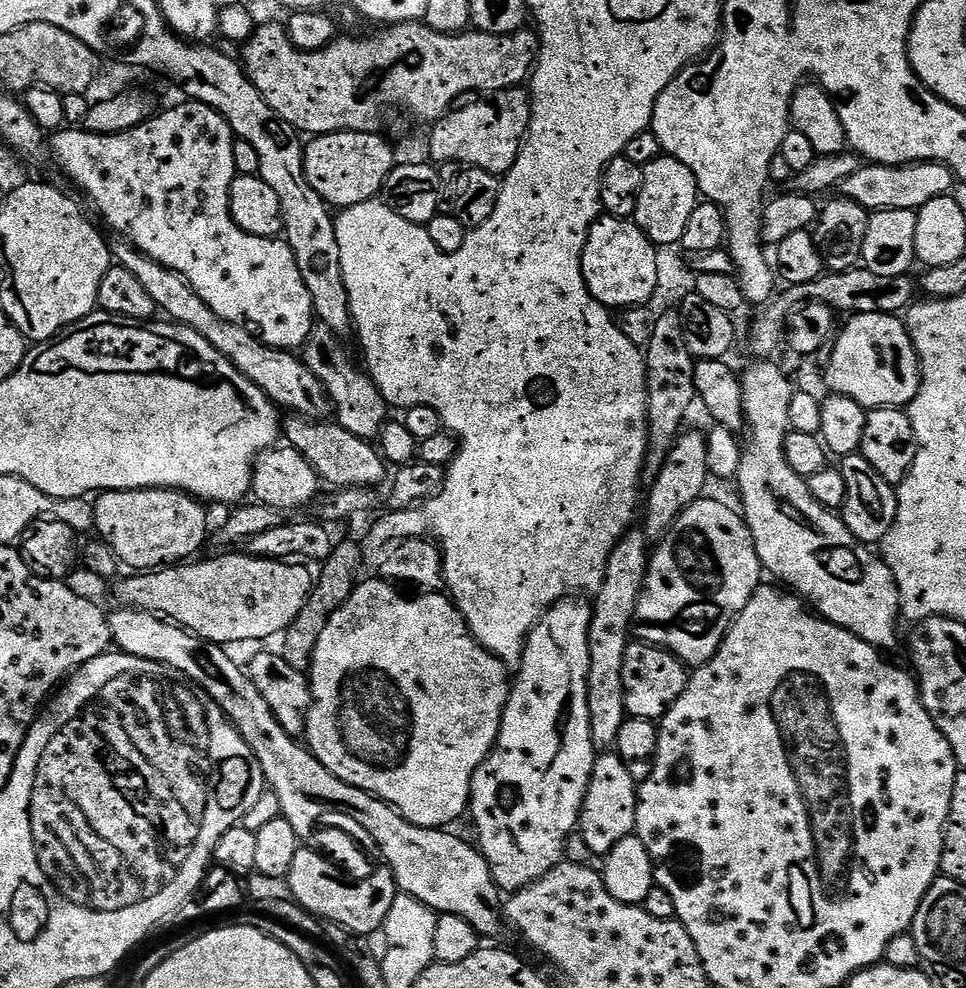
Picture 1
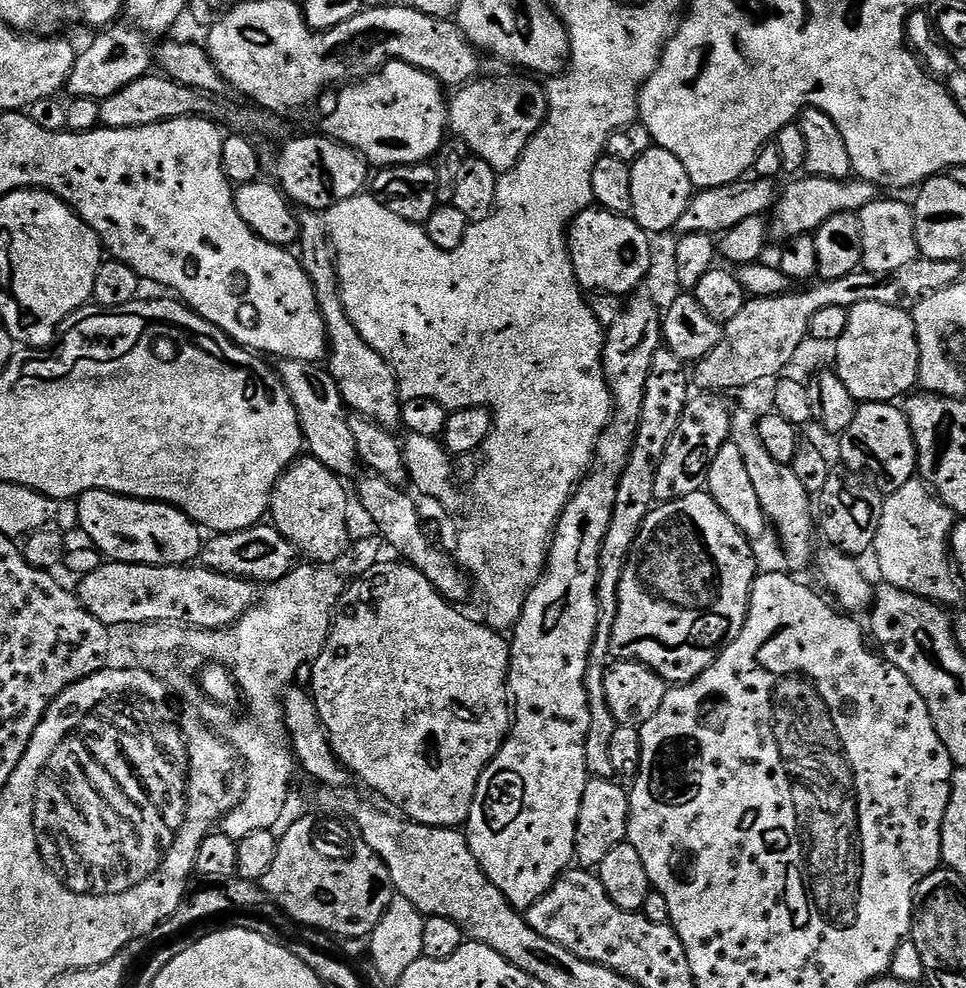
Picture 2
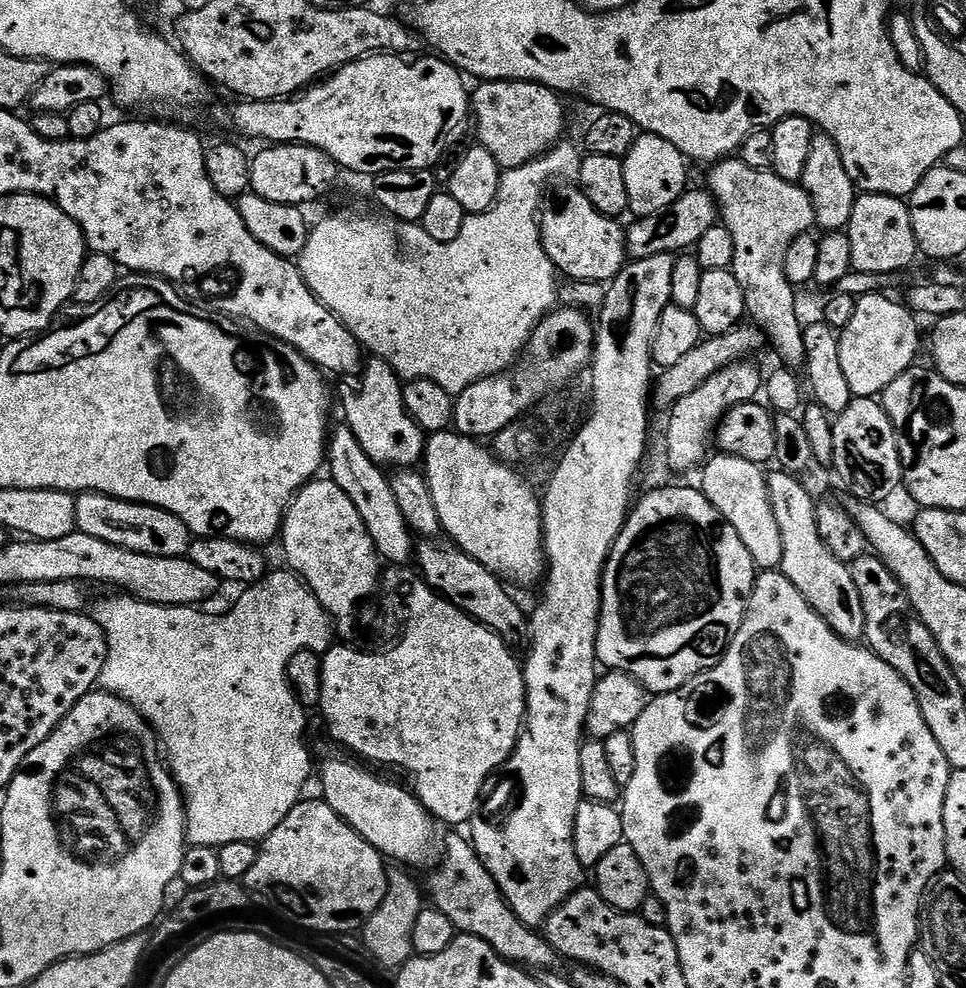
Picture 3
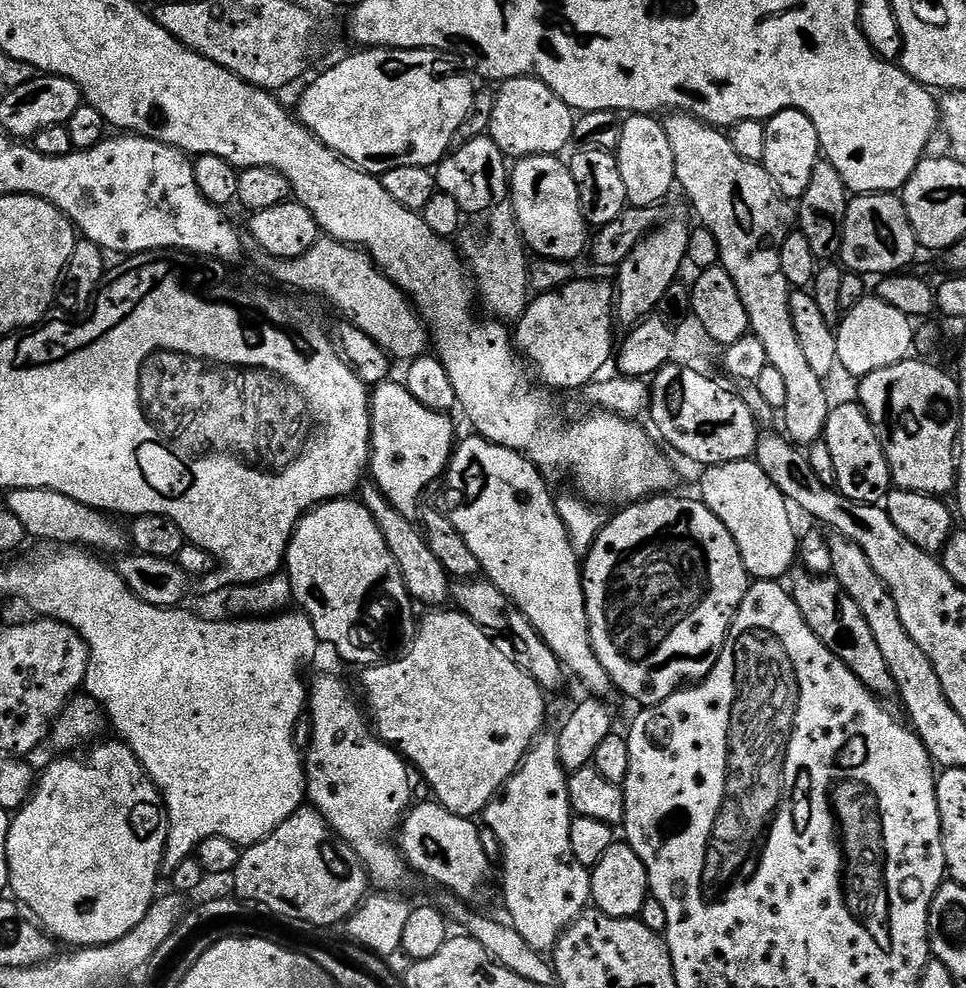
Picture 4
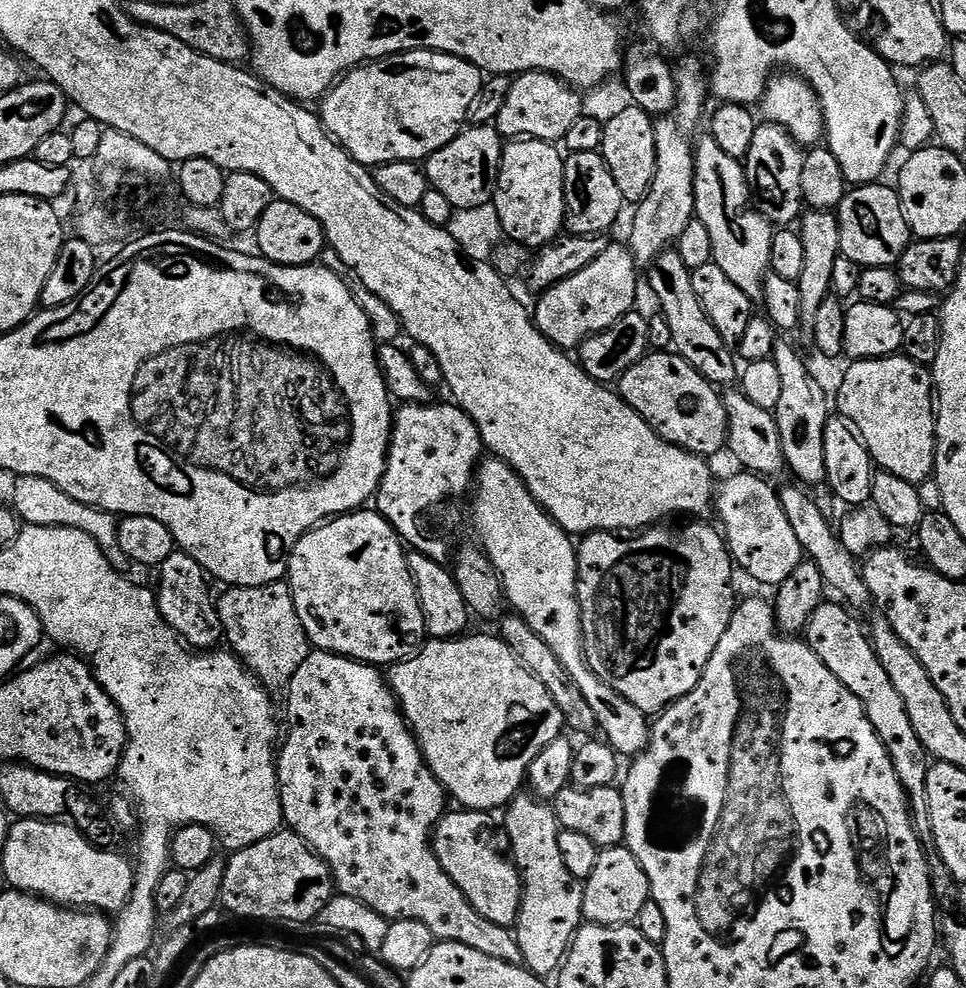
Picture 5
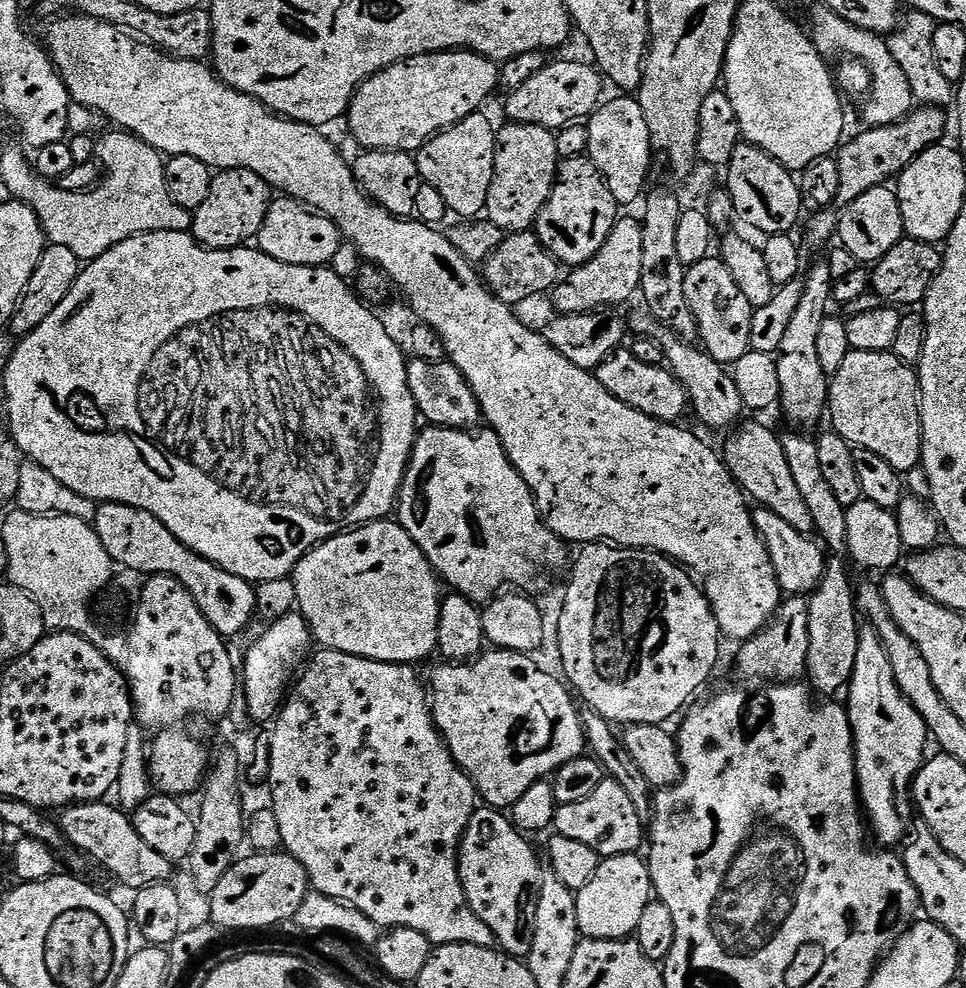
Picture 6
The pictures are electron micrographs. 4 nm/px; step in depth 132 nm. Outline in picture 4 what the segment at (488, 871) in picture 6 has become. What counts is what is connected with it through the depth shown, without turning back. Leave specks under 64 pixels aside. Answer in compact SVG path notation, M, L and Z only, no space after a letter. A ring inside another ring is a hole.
M439 802L431 803L417 803L405 816L398 829L400 855L413 873L421 872L426 879L449 888L453 897L471 901L471 896L478 895L488 880L488 852L476 829L477 821L466 816L456 816Z

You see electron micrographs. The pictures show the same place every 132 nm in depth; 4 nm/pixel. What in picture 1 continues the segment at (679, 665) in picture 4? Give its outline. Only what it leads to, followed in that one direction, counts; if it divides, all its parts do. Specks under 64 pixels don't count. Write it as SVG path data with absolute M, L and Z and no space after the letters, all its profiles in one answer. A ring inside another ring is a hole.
M701 498L692 503L672 523L667 536L655 545L648 562L648 577L636 607L638 623L634 628L635 639L668 649L685 666L707 664L716 655L720 644L740 617L740 611L752 601L756 589L762 584L762 565L743 515L737 509L735 512L727 508L720 500L708 499Z

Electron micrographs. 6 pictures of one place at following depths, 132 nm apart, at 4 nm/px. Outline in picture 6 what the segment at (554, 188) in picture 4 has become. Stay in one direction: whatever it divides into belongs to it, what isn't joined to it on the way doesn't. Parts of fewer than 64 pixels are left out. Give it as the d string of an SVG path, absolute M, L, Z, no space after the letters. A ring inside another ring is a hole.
M508 122L505 125L496 134L494 178L488 191L486 216L506 234L527 232L552 197L561 158L556 149L555 135L549 129L533 124Z

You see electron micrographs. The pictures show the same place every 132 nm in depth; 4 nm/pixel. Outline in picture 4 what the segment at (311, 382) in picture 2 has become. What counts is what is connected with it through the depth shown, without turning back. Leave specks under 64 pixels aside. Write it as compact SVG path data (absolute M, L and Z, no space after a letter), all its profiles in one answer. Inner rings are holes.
M365 483L362 488L363 492L362 503L370 510L374 522L378 522L378 530L382 530L382 538L386 538L386 546L390 546L390 554L394 554L394 562L398 562L409 596L417 605L447 605L450 600L450 577L442 566L442 562L434 558L434 550L430 550L423 531L417 525L415 528L409 517L404 516L394 506L390 506L390 502L381 494L375 483Z

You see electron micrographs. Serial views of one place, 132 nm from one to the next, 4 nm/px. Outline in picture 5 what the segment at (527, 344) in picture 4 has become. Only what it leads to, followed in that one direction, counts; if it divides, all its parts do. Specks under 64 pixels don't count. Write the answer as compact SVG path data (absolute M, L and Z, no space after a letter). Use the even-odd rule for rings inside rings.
M615 242L605 250L586 270L578 270L570 278L547 289L534 307L534 323L538 331L556 348L579 349L586 338L614 326L626 313L633 311L636 304L636 287L642 284L638 265L631 247Z

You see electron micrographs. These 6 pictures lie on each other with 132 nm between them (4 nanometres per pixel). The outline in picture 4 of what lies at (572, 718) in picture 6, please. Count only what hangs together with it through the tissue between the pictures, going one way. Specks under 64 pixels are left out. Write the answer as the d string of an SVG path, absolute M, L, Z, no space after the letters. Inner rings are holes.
M448 610L429 611L432 613L425 620L423 617L419 621L416 635L411 643L407 645L403 655L382 664L373 664L365 667L361 671L364 673L360 676L360 684L364 687L365 701L363 700L363 703L366 705L366 712L370 717L370 723L376 735L385 744L395 748L415 771L417 768L424 775L425 782L432 787L432 792L436 795L433 797L446 810L450 810L456 816L476 818L483 813L489 802L495 798L496 793L503 788L505 782L514 775L516 769L523 762L524 756L528 753L529 748L536 743L538 737L545 731L544 699L546 699L546 693L540 687L540 683L534 678L530 678L530 674L518 670L518 666L514 666L514 662L510 662L510 658L506 658L506 654L502 654L502 650L498 650L498 646L494 646L492 637L482 631L474 622L470 622L468 616L465 616L459 610L451 610L452 612L444 611Z

